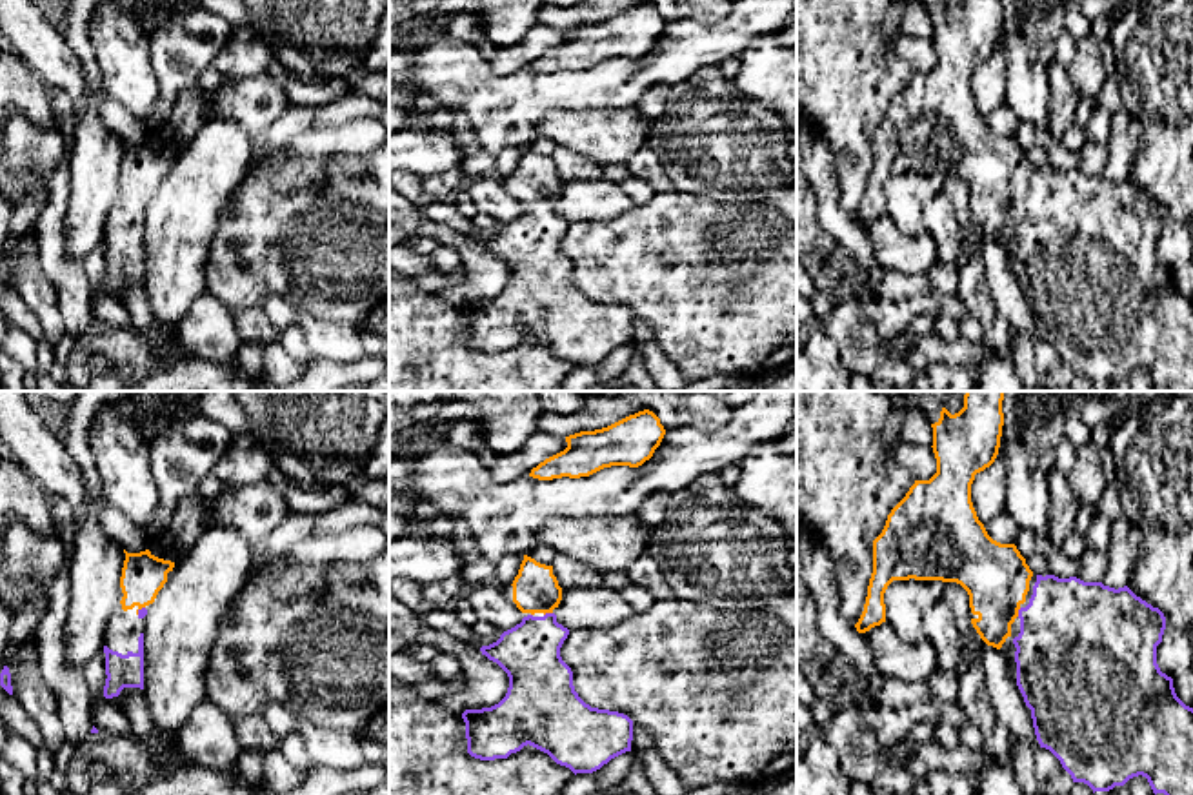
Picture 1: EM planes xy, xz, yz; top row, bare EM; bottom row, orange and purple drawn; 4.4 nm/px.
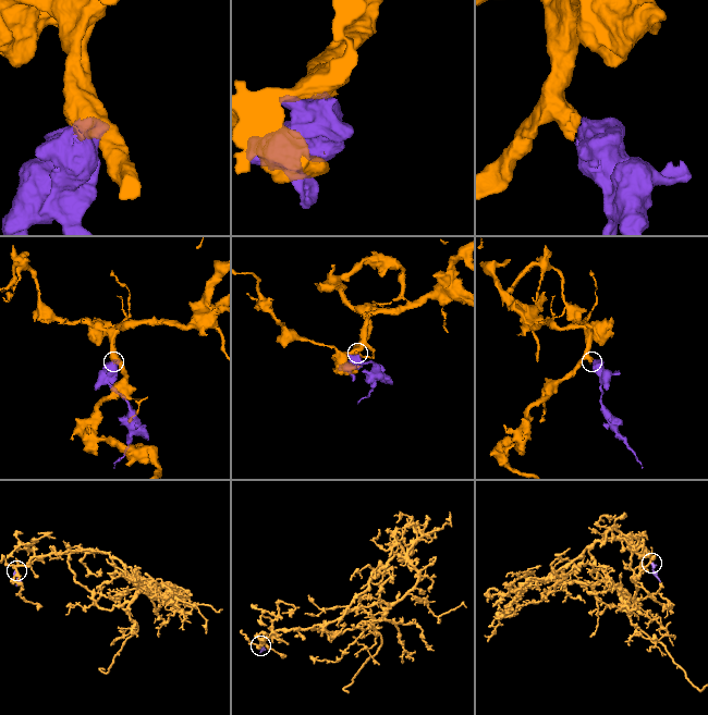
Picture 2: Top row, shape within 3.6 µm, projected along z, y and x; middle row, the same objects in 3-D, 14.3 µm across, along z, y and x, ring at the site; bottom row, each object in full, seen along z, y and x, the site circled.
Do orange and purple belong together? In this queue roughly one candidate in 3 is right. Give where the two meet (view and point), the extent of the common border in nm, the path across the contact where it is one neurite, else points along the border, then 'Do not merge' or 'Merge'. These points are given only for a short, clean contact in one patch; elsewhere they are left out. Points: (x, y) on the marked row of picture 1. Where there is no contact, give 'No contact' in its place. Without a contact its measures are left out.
Touches orange at xz (548, 612). Shared border 40 nm. Path across: xz (535, 590), (544, 599), (548, 612), (546, 630), (530, 654). Merge

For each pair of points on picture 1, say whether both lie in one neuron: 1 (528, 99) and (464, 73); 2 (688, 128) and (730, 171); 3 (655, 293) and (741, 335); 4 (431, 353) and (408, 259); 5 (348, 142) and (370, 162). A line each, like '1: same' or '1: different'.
1: same
2: same
3: same
4: different
5: different

